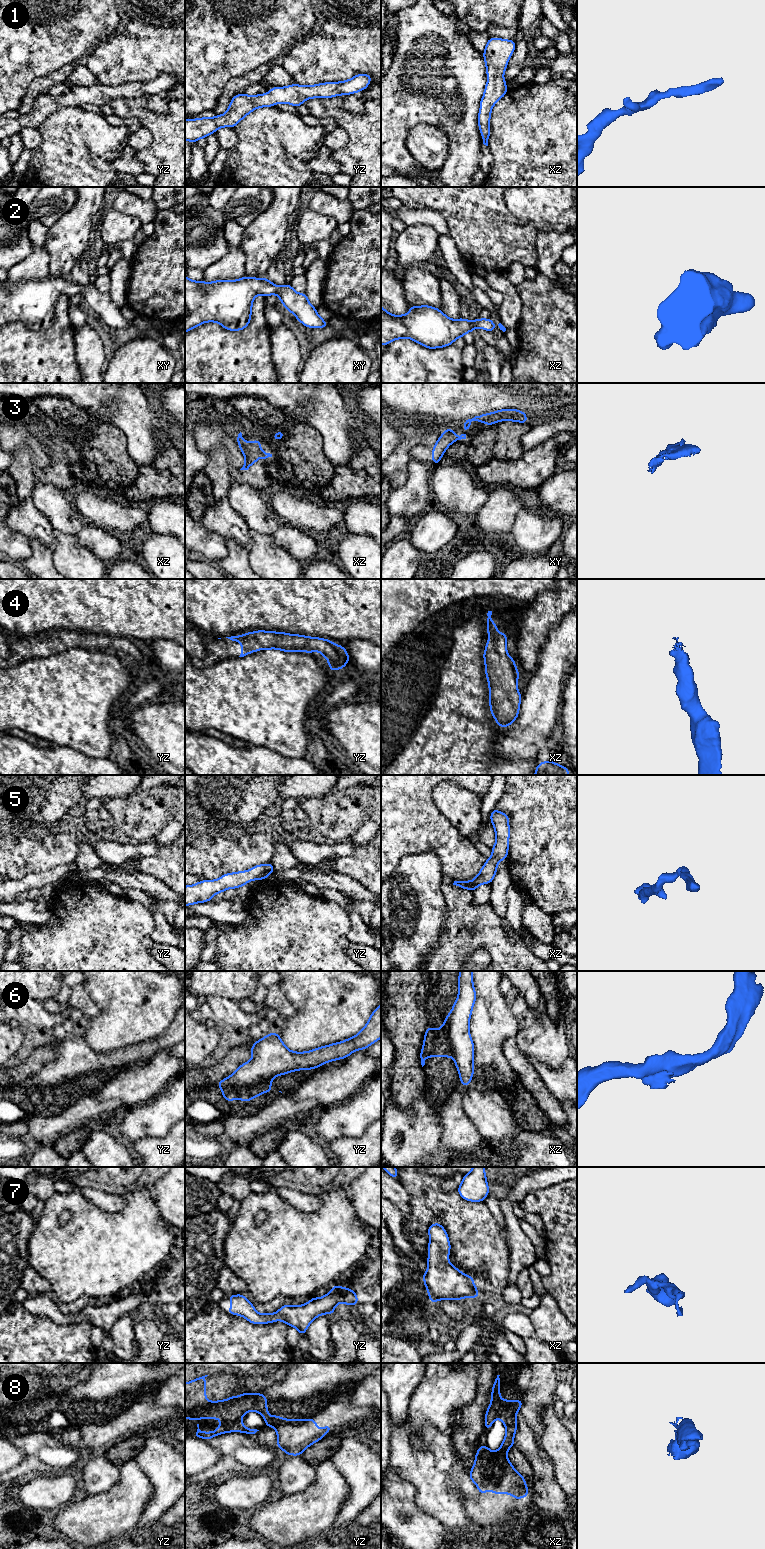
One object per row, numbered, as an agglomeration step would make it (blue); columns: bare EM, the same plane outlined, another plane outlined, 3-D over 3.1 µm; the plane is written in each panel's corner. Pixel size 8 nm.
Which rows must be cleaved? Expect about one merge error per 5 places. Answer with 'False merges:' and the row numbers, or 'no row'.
False merges: 6, 8

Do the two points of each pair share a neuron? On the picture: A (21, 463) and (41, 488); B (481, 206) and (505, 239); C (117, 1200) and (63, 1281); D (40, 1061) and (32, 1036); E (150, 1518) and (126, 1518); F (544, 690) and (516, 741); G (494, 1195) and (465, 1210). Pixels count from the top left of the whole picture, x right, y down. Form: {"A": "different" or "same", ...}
{"A": "different", "B": "same", "C": "different", "D": "different", "E": "different", "F": "same", "G": "different"}

